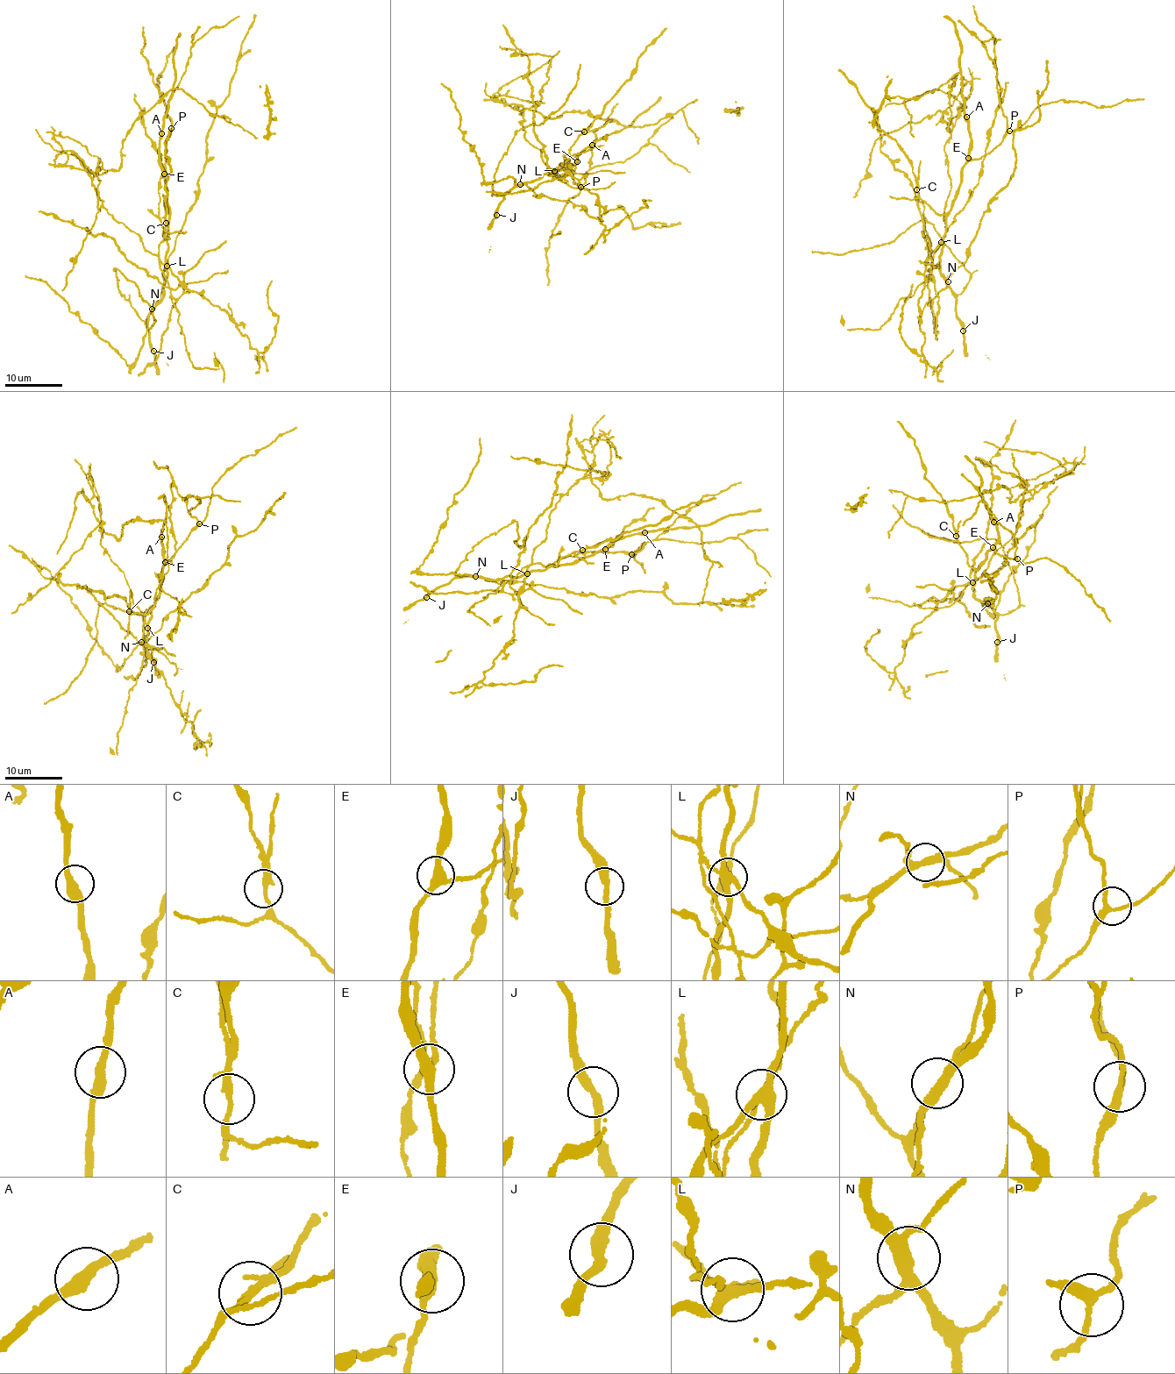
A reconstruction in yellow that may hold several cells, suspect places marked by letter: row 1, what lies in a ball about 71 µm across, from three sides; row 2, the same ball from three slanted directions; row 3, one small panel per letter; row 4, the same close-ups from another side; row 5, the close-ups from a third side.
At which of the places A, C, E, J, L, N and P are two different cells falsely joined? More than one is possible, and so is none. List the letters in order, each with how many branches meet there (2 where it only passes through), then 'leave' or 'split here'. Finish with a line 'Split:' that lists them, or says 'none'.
A: branches 2; leave
C: branches 3; split here
E: branches 3; leave
J: branches 2; leave
L: branches 4; split here
N: branches 2; split here
P: branches 3; leave
Split: C, L, N

